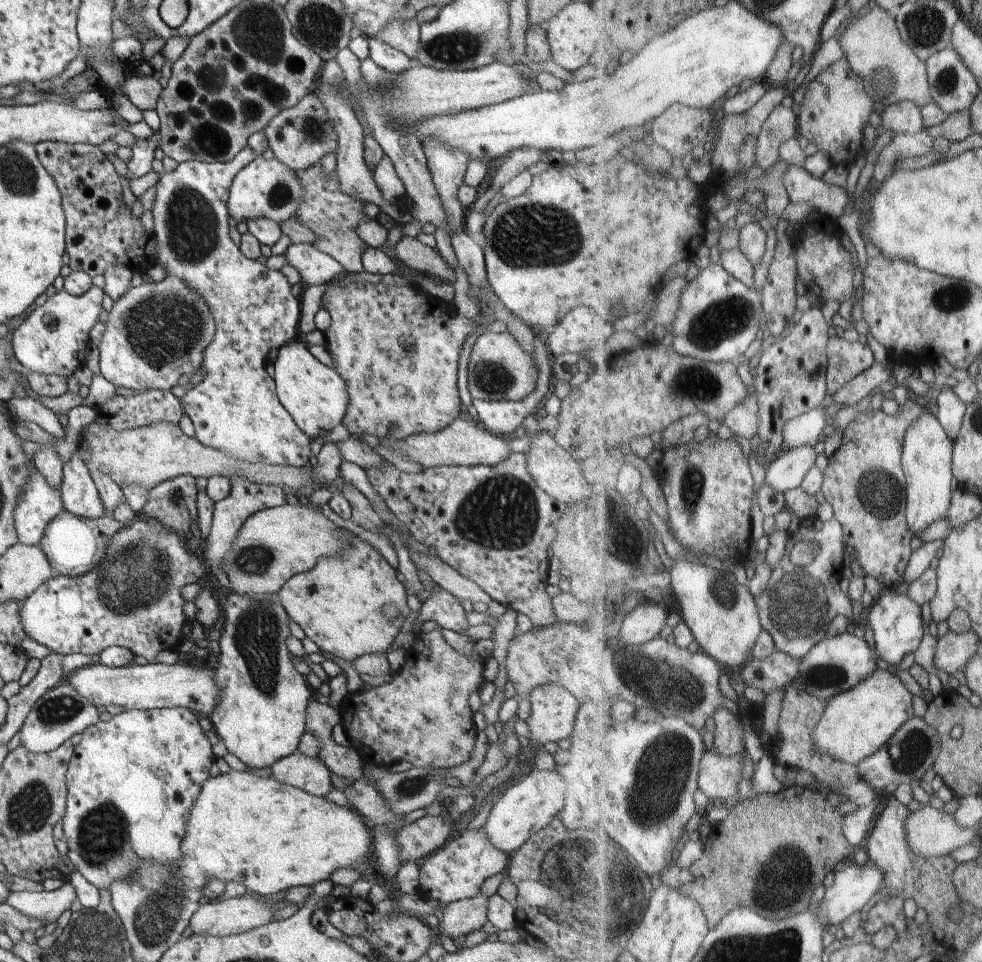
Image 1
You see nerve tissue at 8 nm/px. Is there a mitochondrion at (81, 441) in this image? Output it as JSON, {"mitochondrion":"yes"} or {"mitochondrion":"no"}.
{"mitochondrion":"no"}

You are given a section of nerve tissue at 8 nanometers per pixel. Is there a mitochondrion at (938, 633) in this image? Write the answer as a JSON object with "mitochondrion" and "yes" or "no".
{"mitochondrion":"no"}

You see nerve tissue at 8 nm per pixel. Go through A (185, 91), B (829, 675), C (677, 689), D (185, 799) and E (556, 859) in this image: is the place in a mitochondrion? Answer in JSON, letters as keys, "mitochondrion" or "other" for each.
{"A":"other","B":"mitochondrion","C":"mitochondrion","D":"other","E":"mitochondrion"}

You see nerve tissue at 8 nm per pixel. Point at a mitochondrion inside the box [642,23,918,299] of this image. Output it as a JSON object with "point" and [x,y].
{"point":[884,76]}

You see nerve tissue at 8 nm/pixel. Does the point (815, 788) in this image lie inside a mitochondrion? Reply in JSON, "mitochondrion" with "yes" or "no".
{"mitochondrion":"no"}

